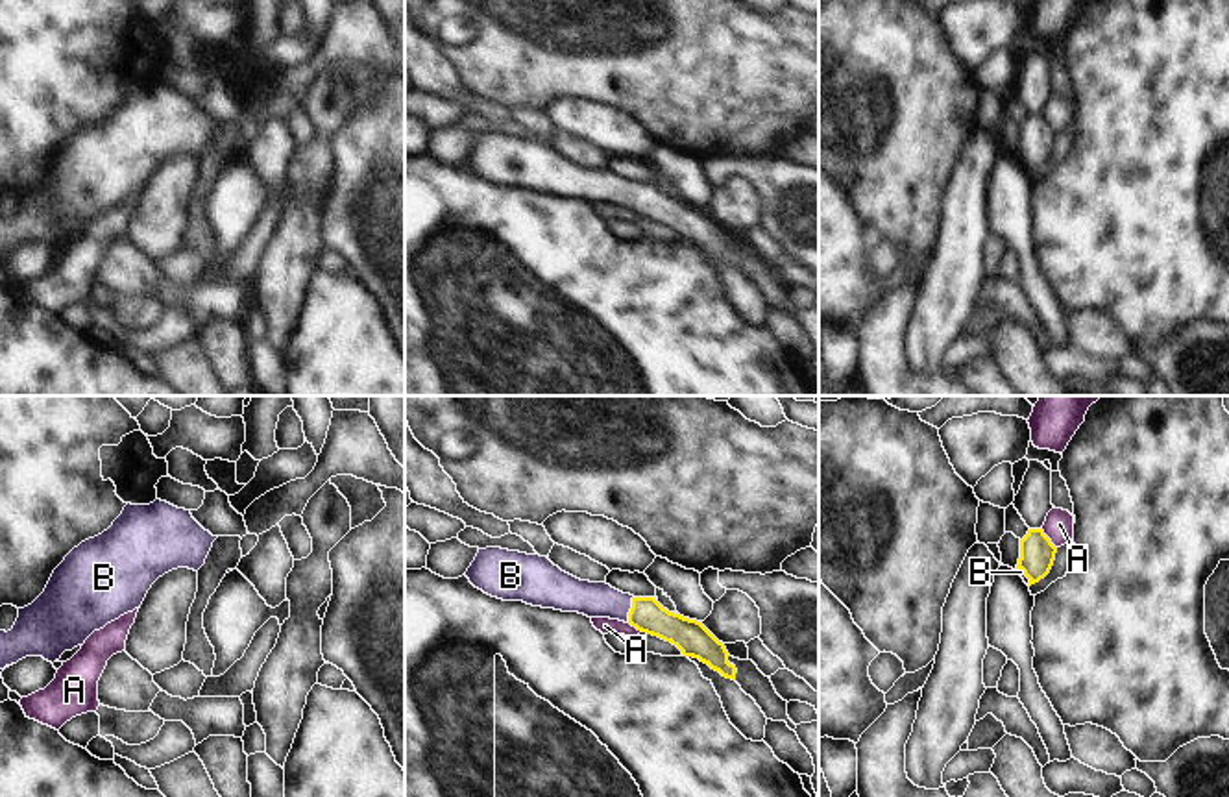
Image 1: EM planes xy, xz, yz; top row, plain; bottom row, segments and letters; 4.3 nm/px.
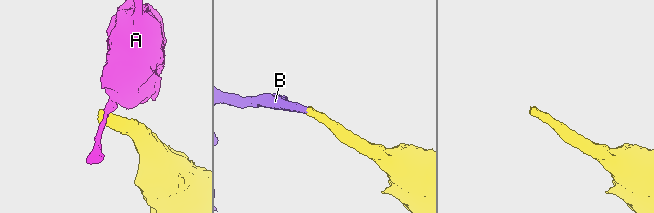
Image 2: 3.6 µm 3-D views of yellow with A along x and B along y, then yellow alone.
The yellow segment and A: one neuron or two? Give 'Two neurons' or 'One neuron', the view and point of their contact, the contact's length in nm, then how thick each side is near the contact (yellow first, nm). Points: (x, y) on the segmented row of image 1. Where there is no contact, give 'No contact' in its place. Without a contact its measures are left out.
Two neurons. Touches yellow at yz (1048, 539). Shared border 110 nm. Thickness 160 nm (yellow) against 130 nm.

